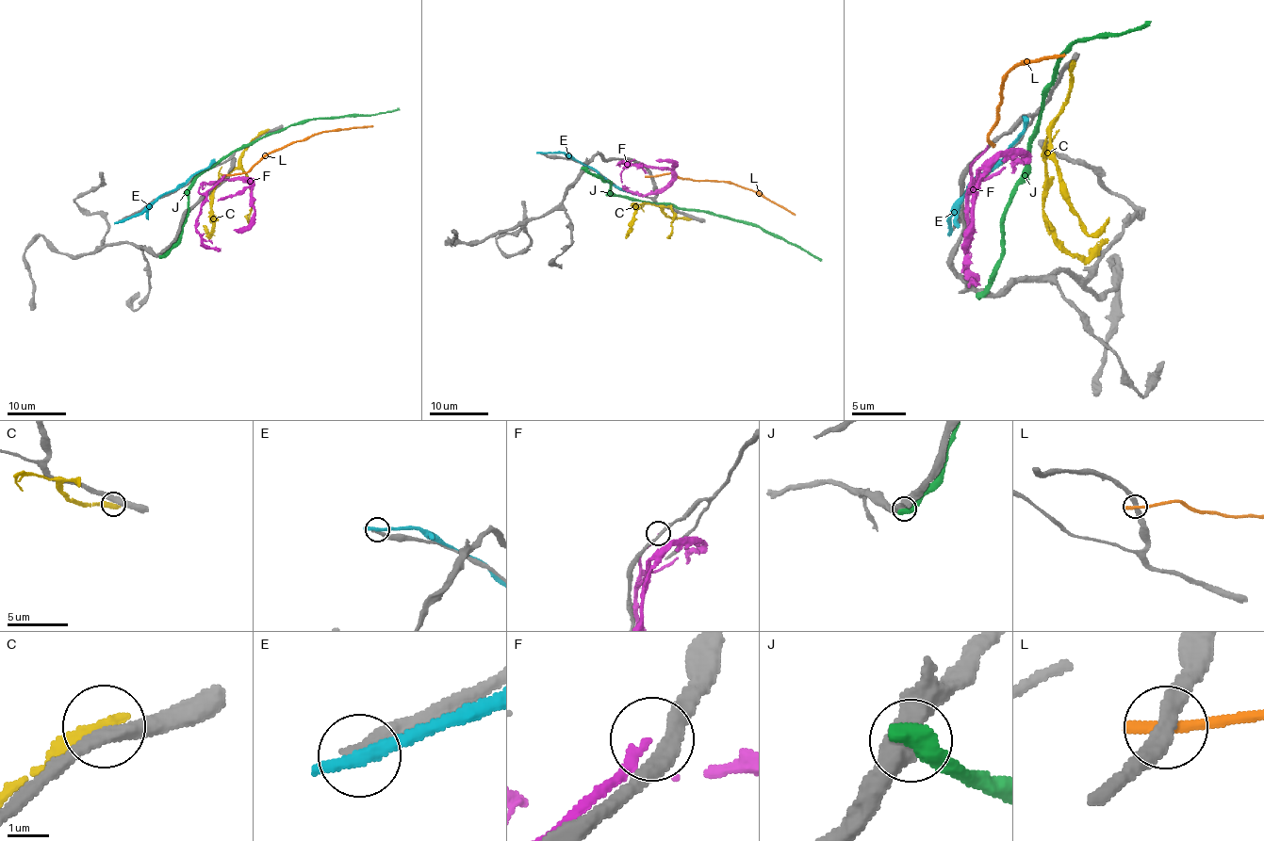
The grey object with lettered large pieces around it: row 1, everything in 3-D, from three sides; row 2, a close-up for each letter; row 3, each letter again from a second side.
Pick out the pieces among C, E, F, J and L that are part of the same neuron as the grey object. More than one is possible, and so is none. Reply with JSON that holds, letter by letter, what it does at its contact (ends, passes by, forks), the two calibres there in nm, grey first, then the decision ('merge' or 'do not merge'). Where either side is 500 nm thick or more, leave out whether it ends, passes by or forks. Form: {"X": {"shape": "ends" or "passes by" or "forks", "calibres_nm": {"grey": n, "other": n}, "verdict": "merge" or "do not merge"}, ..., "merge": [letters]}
{"C": {"calibres_nm": {"grey": 400, "other": 500}, "verdict": "do not merge"}, "E": {"shape": "ends", "calibres_nm": {"grey": 240, "other": 380}, "verdict": "do not merge"}, "F": {"shape": "ends", "calibres_nm": {"grey": 300, "other": 180}, "verdict": "do not merge"}, "J": {"calibres_nm": {"grey": 500, "other": 600}, "verdict": "do not merge"}, "L": {"shape": "ends", "calibres_nm": {"grey": 320, "other": 340}, "verdict": "do not merge"}, "merge": []}

